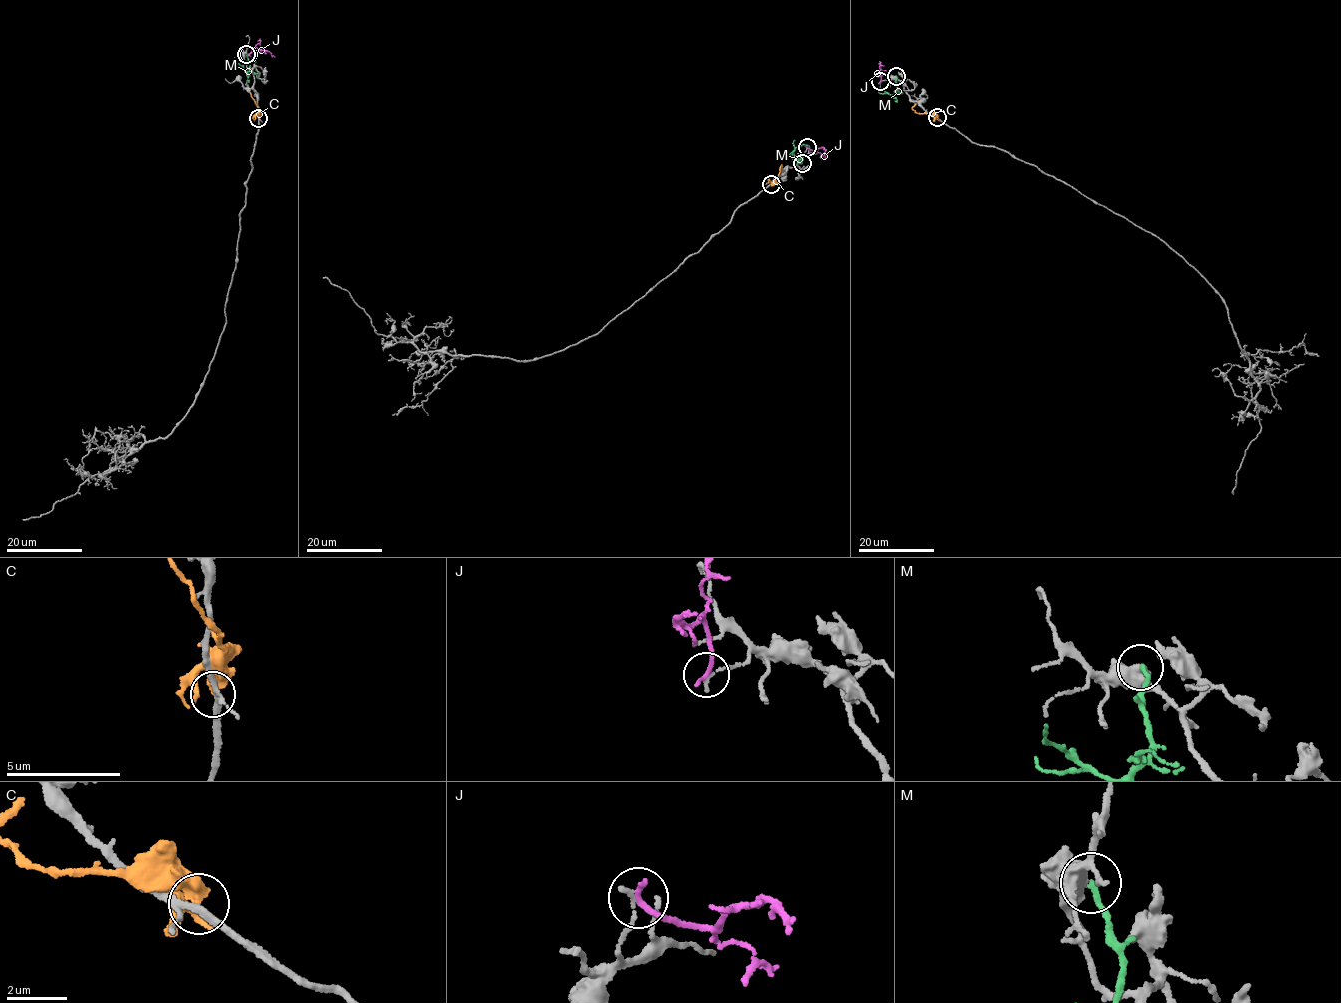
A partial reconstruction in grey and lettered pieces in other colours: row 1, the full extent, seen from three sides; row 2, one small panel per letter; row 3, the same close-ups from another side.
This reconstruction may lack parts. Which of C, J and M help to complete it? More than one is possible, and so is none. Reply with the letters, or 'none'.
none

